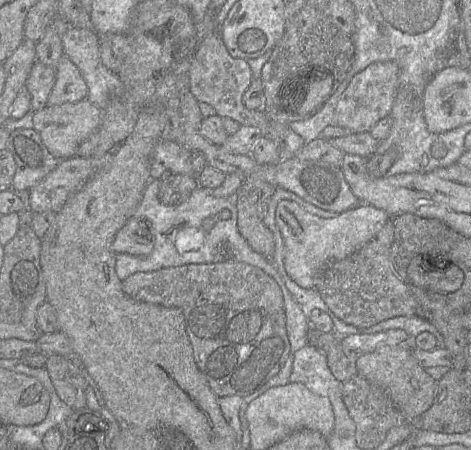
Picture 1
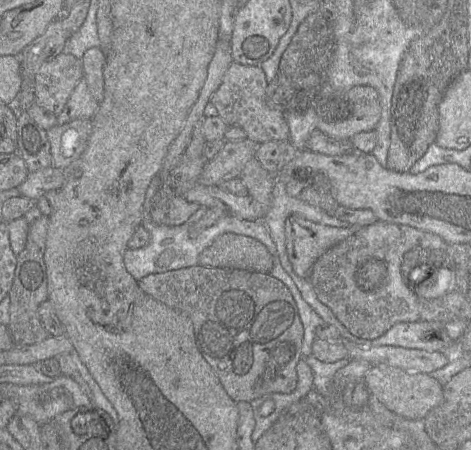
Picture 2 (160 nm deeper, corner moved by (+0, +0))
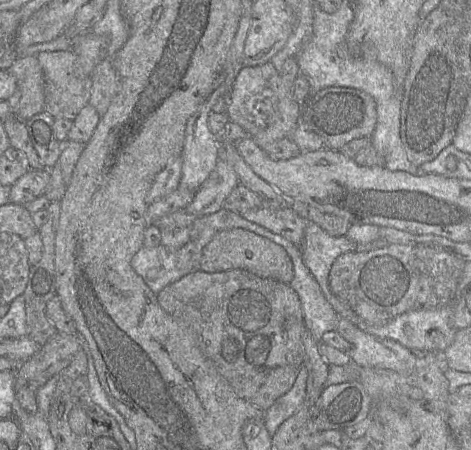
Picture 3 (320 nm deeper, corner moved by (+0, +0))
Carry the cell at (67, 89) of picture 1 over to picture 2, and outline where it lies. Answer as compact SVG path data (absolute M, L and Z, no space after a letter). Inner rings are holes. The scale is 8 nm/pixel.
M82 78L62 112L57 115L59 125L63 125L78 119L92 120L99 106L99 102L90 93L86 81Z

